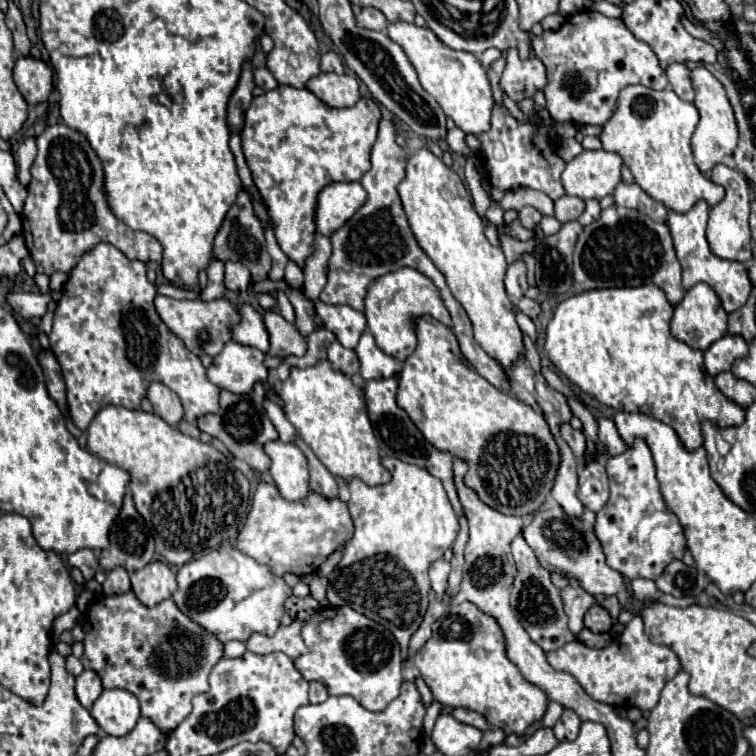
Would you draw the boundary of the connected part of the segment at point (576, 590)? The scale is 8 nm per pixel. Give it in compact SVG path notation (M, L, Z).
M572 584L562 590L562 600L564 600L564 610L568 612L568 624L572 632L578 634L582 630L582 618L588 612L588 608L596 604L596 598L578 584Z

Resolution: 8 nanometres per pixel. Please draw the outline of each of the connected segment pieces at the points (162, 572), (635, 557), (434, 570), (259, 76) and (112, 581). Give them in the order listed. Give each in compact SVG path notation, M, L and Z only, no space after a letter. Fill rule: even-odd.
M164 562L146 564L132 574L132 590L144 606L152 608L174 594L176 574Z
M636 438L626 452L606 460L610 480L610 500L596 514L596 536L606 554L610 568L620 572L628 582L636 578L656 580L672 562L682 560L686 552L686 536L682 524L671 513L658 490L654 460L648 444Z
M444 558L436 560L430 566L430 580L432 580L432 590L436 592L436 598L442 600L448 588L448 574L450 574L450 562L446 562Z
M254 68L254 82L264 90L272 90L278 86L274 74L268 68Z
M114 568L106 574L106 582L102 584L104 594L106 596L114 596L114 594L124 594L130 590L130 578L128 572L124 568Z

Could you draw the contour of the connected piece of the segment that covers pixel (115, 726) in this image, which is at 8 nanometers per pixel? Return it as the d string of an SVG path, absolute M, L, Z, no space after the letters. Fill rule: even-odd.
M104 690L90 710L98 726L110 736L126 736L140 718L136 696L124 690Z

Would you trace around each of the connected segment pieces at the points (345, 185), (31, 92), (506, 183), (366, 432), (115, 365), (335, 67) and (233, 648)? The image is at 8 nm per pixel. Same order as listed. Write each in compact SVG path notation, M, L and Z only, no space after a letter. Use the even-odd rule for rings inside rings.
M332 182L320 196L316 206L316 226L324 236L340 230L356 210L366 202L366 190L358 182Z
M20 56L14 66L14 82L26 102L44 102L52 92L52 68L44 60Z
M494 106L492 128L478 136L482 142L482 152L486 156L484 168L494 188L512 190L512 188L528 186L534 190L542 190L552 200L556 200L564 196L564 186L560 182L560 176L564 172L564 160L556 154L554 142L548 136L552 126L552 118L548 110L542 110L538 116L542 118L542 124L536 128L532 124L522 124L516 118L512 118L504 106Z
M328 360L308 368L292 368L278 394L284 400L286 418L334 476L344 480L360 478L368 486L386 484L392 478L380 460L380 446L368 420L364 390L354 386L342 372L332 370Z
M98 244L92 252L84 254L82 260L72 270L68 282L62 288L62 296L54 310L54 326L50 332L50 348L56 360L62 366L64 382L66 382L66 416L84 432L90 420L96 416L100 408L106 404L116 404L124 408L138 408L140 398L146 396L148 382L158 380L172 388L182 400L186 422L196 422L200 416L212 414L218 410L218 394L220 388L212 384L206 376L206 368L200 358L188 348L184 342L170 332L170 328L160 320L154 308L156 288L146 278L146 266L140 260L126 258L112 244Z
M326 52L326 54L322 54L320 70L322 70L322 72L342 74L342 72L344 72L344 64L342 64L342 60L340 60L340 56L338 56L336 52Z
M232 640L232 642L224 644L224 654L226 654L226 658L236 658L236 656L242 656L244 652L246 652L246 642Z

